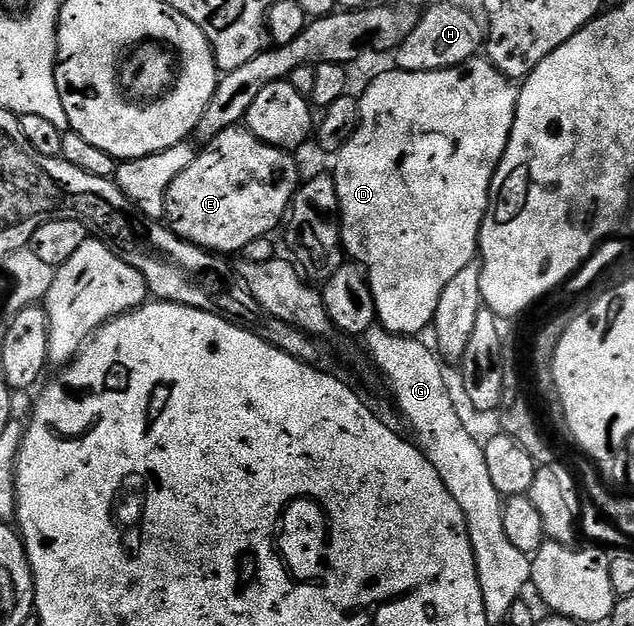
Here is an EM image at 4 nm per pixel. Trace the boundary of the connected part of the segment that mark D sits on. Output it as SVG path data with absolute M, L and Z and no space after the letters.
M476 55L464 65L454 65L451 69L438 69L424 73L410 73L404 69L392 68L392 73L383 73L367 85L367 90L359 97L359 126L357 131L345 143L345 147L334 158L335 186L339 196L339 215L341 232L346 256L358 263L365 270L368 285L373 291L373 303L378 324L390 333L399 333L403 337L414 337L422 334L422 329L435 320L437 303L441 300L441 291L445 291L449 279L461 271L461 267L472 264L479 251L479 232L487 209L491 205L491 184L497 167L507 150L507 144L513 131L515 108L519 102L516 86L486 56Z

